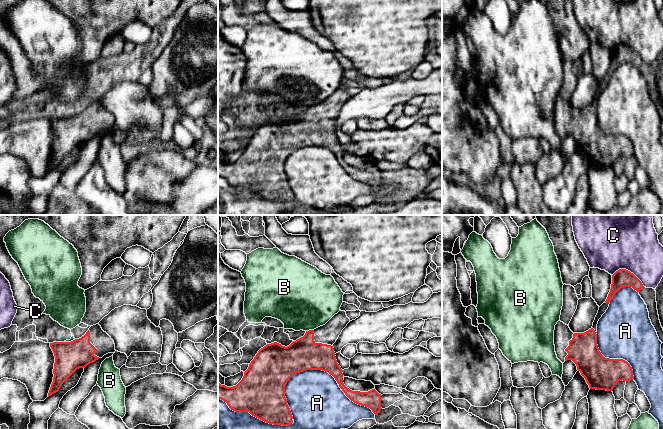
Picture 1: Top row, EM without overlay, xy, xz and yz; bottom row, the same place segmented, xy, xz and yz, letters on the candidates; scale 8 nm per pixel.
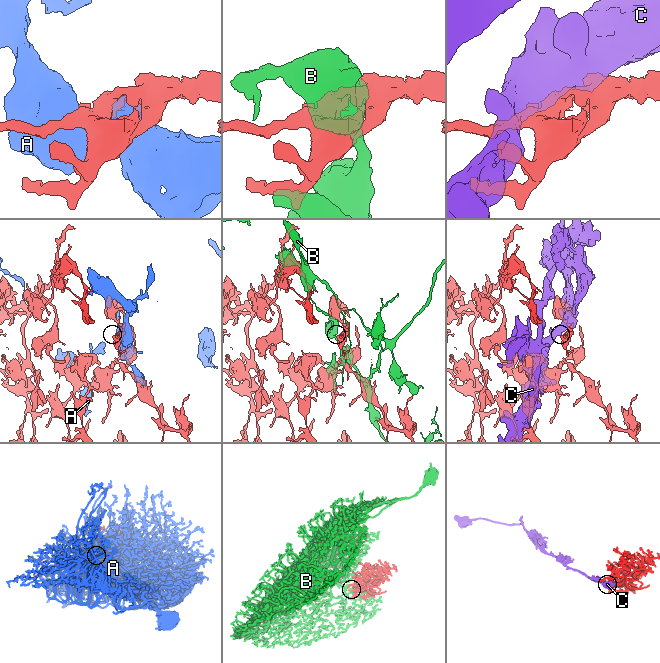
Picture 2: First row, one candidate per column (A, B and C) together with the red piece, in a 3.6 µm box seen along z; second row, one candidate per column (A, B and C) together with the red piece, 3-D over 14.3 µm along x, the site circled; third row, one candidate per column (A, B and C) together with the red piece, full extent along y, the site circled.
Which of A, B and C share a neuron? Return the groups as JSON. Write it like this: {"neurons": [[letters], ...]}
{"neurons": [["A"], ["B"], ["C"]]}

